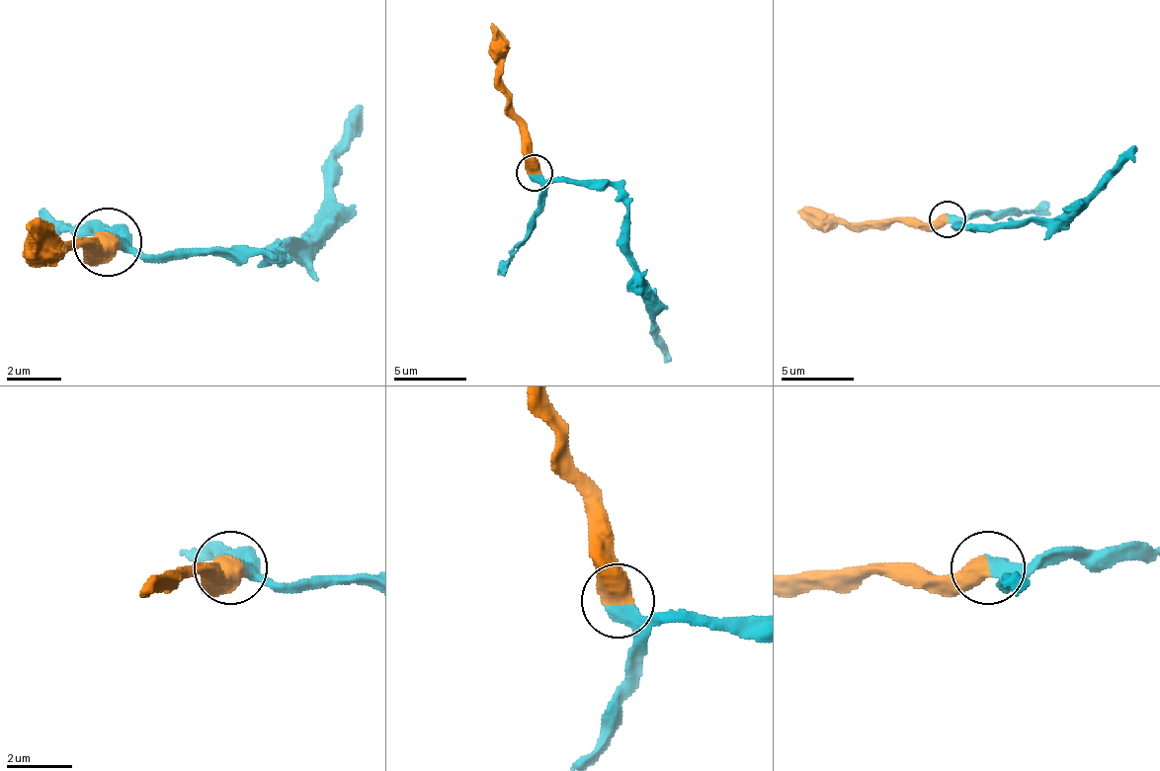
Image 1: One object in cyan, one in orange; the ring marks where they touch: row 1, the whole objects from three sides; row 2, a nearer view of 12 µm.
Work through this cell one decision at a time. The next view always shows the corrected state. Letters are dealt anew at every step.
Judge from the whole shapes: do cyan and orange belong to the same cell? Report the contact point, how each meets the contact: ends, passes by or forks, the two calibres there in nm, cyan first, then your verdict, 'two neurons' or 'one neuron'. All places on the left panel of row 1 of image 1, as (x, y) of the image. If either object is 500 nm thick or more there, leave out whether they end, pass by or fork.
at (108, 241); 500 nm thick on the cyan side, 700 nm on the other; one neuron

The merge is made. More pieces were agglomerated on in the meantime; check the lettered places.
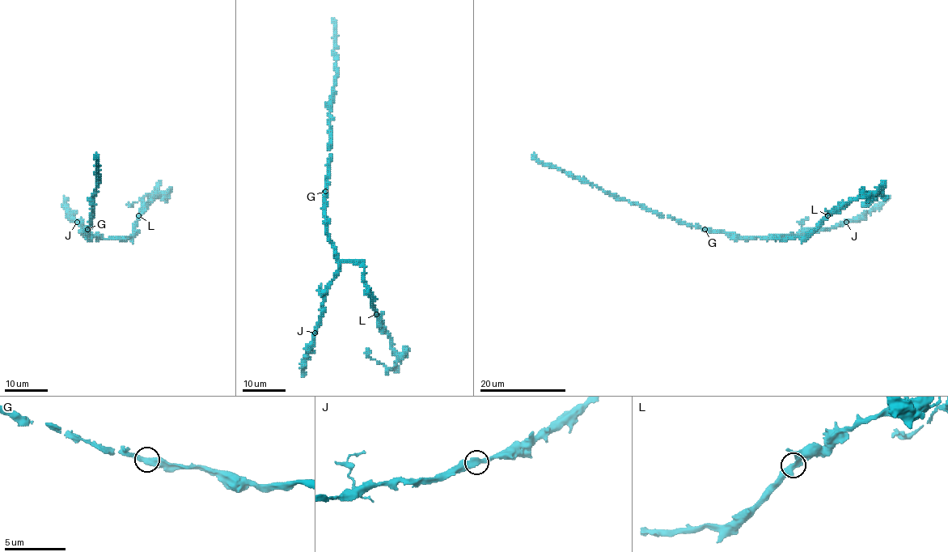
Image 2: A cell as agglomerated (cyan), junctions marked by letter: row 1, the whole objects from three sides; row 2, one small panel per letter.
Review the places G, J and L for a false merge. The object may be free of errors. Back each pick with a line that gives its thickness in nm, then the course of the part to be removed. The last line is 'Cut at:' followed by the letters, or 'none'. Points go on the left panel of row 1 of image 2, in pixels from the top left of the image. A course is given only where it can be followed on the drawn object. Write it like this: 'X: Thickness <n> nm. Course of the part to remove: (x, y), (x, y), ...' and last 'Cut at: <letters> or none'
Cut at: none

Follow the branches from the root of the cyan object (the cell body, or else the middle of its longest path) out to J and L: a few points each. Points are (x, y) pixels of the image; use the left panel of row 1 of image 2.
J: (89, 237), (101, 236), (92, 234), (78, 222)
L: (89, 237), (127, 239), (133, 232), (133, 223), (139, 216)

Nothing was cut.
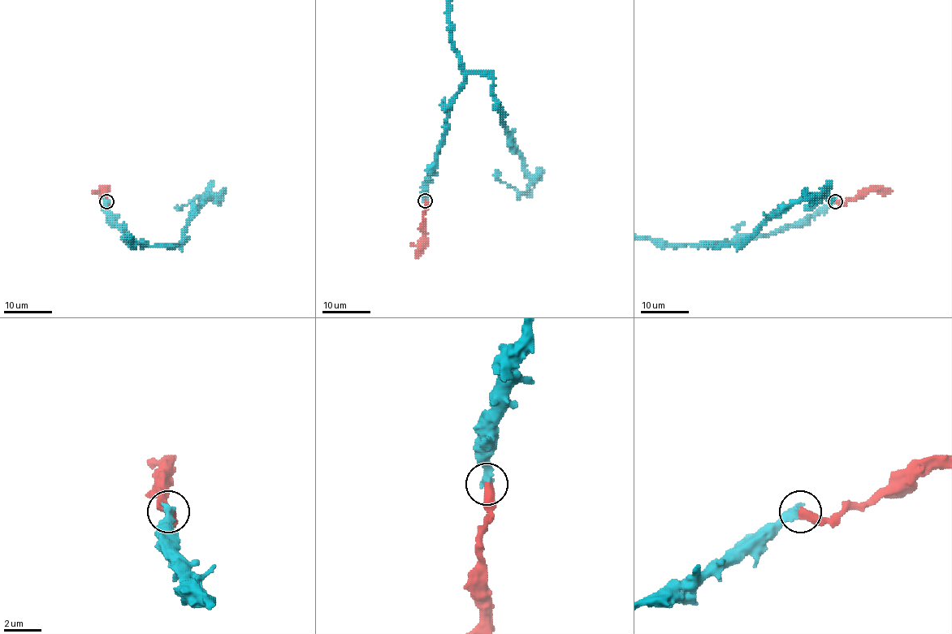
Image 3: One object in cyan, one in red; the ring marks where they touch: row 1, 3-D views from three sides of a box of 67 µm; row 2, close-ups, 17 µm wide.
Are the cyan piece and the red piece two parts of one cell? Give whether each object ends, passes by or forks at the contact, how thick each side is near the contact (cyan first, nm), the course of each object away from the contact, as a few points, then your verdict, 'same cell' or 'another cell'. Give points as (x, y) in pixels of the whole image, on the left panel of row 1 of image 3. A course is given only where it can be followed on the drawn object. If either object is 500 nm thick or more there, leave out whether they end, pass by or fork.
cyan ends; red ends; calibres 440 and 480 nm; course red (106, 201), (105, 190), (97, 191); same cell

